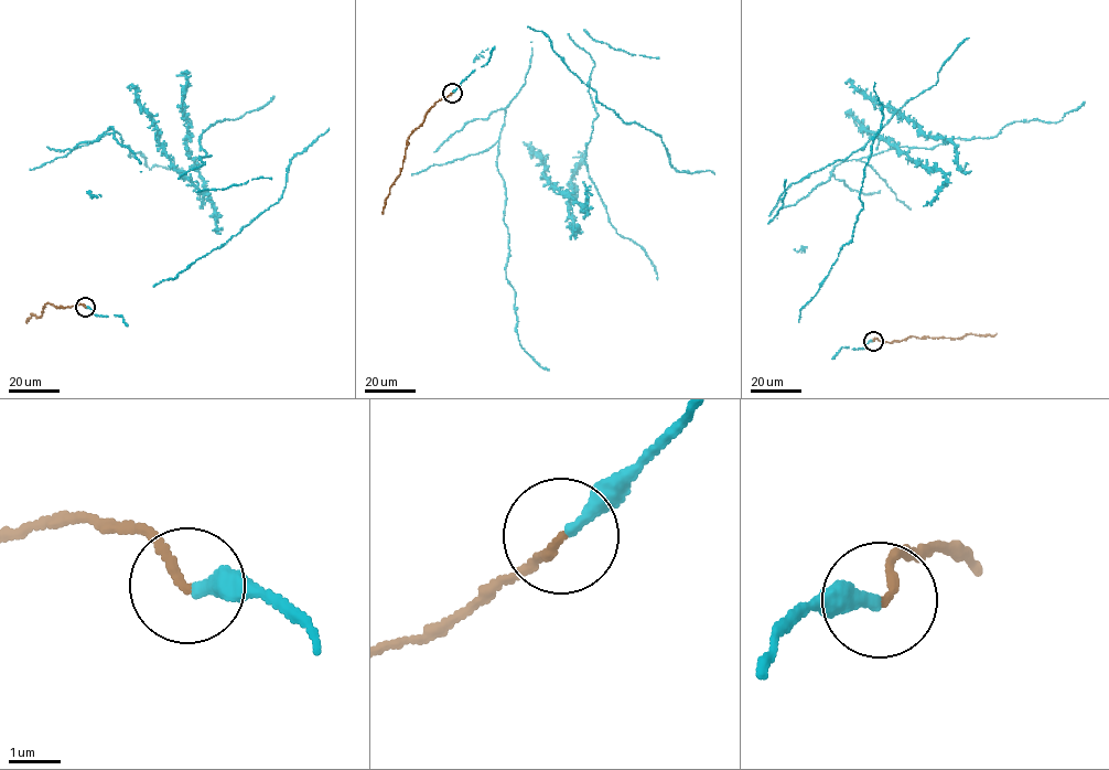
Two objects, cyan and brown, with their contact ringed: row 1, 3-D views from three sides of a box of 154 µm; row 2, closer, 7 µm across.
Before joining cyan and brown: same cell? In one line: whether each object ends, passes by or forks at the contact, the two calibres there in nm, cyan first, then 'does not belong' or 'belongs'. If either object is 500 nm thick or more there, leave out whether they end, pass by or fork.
cyan ends | brown ends | 280/160 nm | belongs

